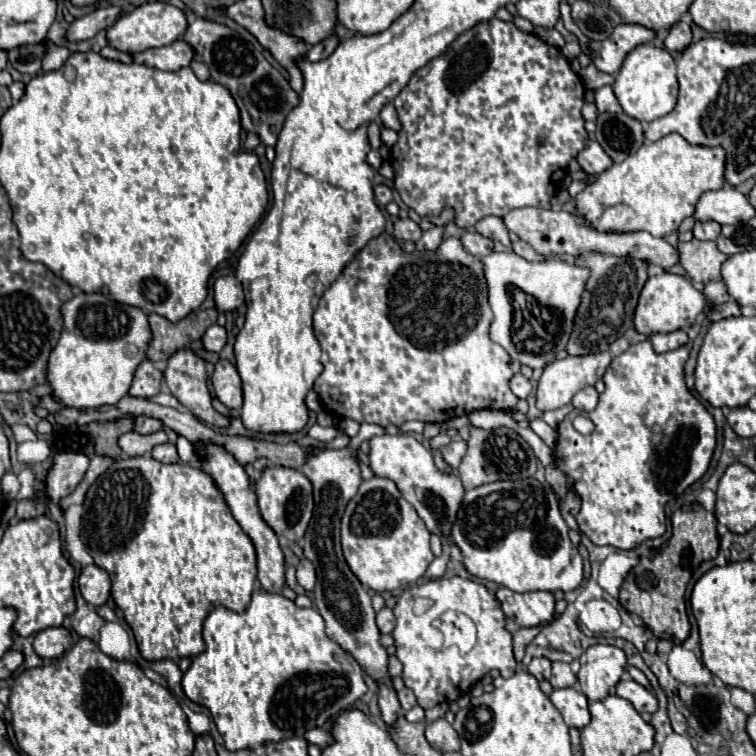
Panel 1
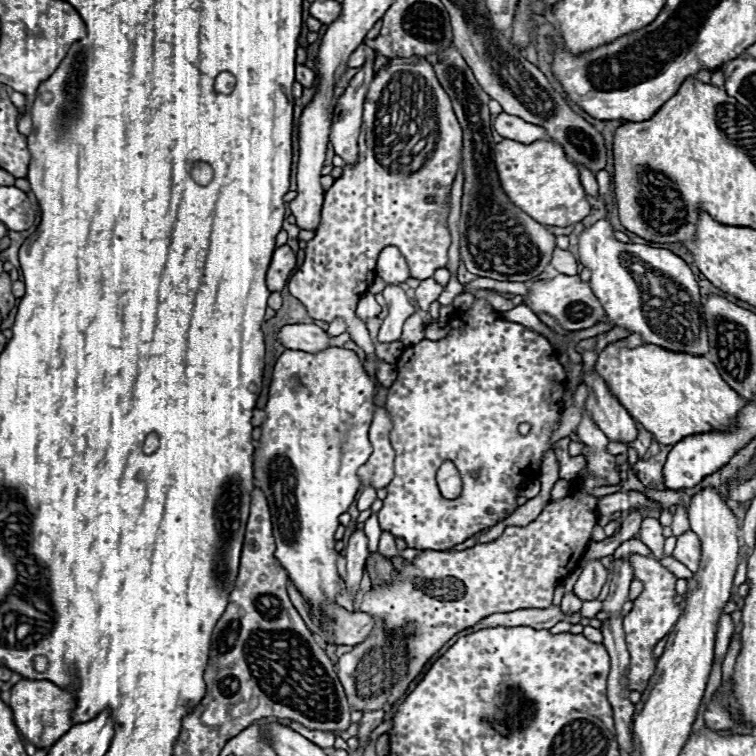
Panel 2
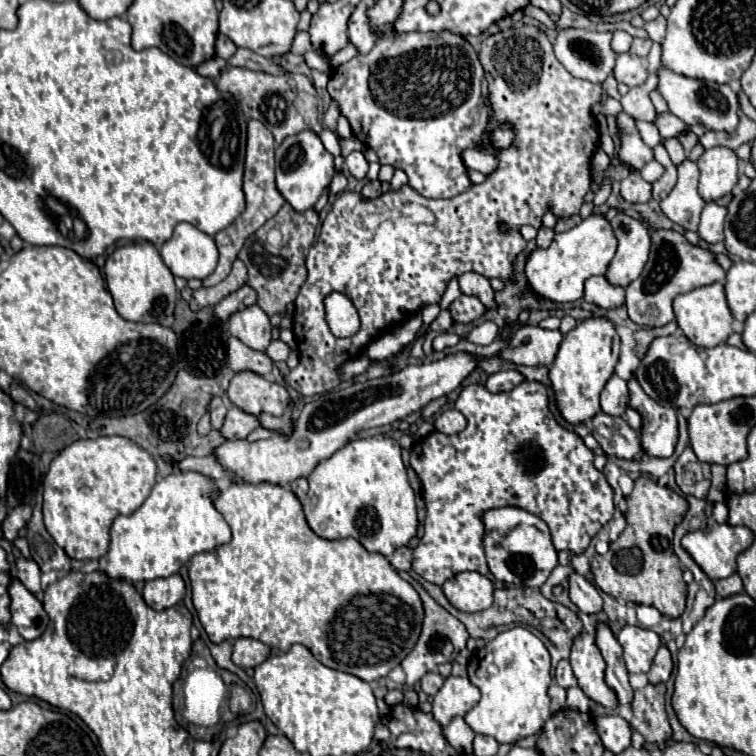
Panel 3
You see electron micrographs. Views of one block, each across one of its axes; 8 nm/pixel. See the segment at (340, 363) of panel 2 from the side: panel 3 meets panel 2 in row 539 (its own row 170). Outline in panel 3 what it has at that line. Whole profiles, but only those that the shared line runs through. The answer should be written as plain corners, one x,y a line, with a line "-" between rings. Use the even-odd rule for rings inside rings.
302,130
294,136
288,136
276,148
276,186
278,186
278,192
284,196
284,200
296,212
310,210
328,188
332,176
334,176
334,158
322,146
318,134
310,130

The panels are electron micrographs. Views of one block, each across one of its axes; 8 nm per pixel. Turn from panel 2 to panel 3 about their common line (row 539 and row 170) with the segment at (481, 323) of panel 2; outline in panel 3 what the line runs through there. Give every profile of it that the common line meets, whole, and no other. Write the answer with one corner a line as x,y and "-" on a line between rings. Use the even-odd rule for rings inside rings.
394,32
392,34
392,42
376,42
376,46
368,52
368,54
358,54
356,58
352,58
350,62
346,64
340,64
332,76
330,76
330,82
328,82
328,94
338,100
340,104
340,112
342,116
348,118
352,130
354,130
354,136
368,148
372,148
376,154
378,154
378,160
380,164
390,164
394,168
400,168
408,174
408,184
420,192
422,196
426,198
452,198
452,196
458,196
460,192
466,192
472,182
468,178
468,168
462,160
462,152
466,148
480,148
480,146
492,146
496,150
504,150
508,146
512,146
514,138
516,138
516,130
512,128
512,124
504,122
500,126
490,126
490,120
492,120
492,108
488,104
488,94
484,94
482,90
482,78
484,78
484,70
482,70
482,64
478,60
478,52
472,48
472,44
460,36
460,34
454,34
454,32
406,32
406,34
398,34

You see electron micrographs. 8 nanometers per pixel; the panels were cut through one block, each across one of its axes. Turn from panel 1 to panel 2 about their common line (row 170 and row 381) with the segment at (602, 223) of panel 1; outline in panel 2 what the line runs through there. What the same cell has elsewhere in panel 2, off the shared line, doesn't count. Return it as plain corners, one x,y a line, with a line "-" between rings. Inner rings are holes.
622,340
610,342
598,354
596,372
612,396
616,396
630,416
652,432
662,446
674,446
692,434
732,428
736,414
744,406
744,400
720,378
708,358
676,354
652,344
628,348

